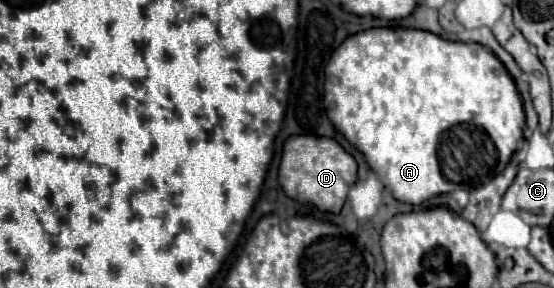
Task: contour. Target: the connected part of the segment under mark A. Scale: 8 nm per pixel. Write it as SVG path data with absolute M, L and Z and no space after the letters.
M392 27L366 29L356 35L346 37L340 43L340 49L336 49L336 53L332 53L332 61L328 61L324 75L326 75L324 107L326 107L328 119L352 145L356 145L362 151L370 169L374 169L380 175L384 187L394 195L394 199L398 199L402 203L420 205L426 199L440 195L440 193L450 193L456 189L478 187L478 185L488 183L492 177L496 177L496 173L504 171L504 167L510 163L512 153L518 149L518 143L522 141L524 109L522 109L522 101L516 91L516 85L510 79L510 75L504 71L498 57L478 43L448 41L448 39L442 39L442 37L438 37L430 31L424 31L424 29L400 29L400 27L396 27L396 29L392 29Z

